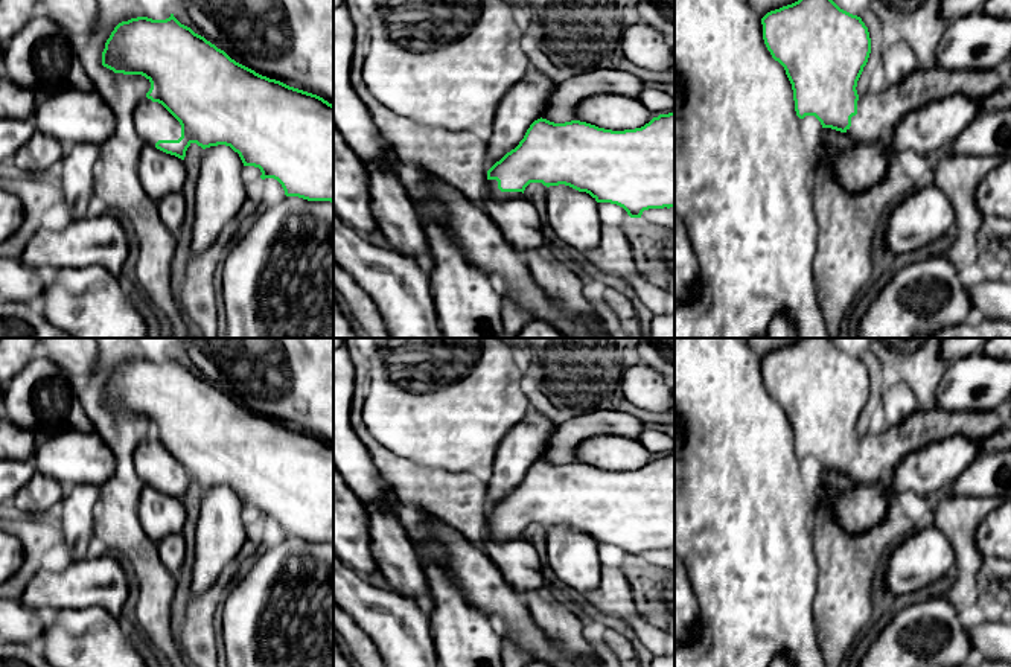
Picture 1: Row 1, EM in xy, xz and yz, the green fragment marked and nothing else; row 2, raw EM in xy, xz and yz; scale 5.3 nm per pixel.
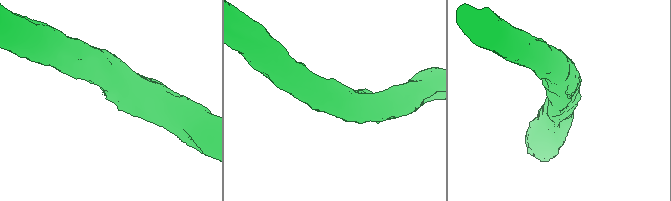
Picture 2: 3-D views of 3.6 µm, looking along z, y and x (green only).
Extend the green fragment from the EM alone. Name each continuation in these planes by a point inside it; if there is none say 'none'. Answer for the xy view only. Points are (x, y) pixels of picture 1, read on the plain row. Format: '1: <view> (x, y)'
1: xy (153, 462)

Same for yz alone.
1: yz (877, 457)

